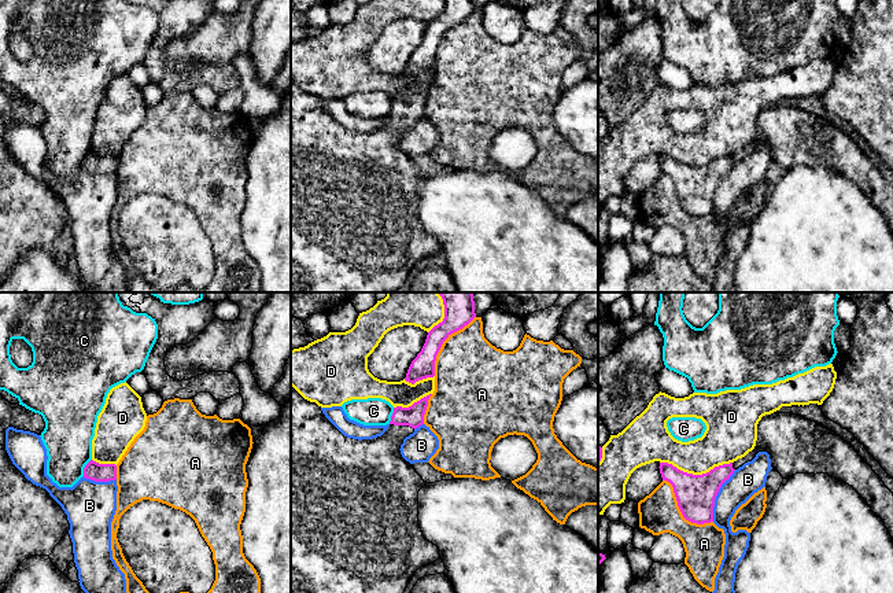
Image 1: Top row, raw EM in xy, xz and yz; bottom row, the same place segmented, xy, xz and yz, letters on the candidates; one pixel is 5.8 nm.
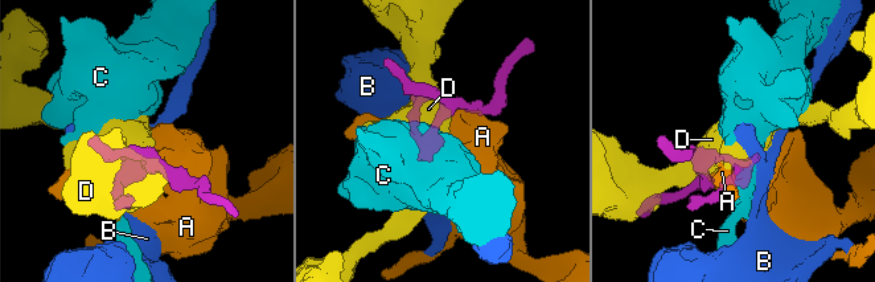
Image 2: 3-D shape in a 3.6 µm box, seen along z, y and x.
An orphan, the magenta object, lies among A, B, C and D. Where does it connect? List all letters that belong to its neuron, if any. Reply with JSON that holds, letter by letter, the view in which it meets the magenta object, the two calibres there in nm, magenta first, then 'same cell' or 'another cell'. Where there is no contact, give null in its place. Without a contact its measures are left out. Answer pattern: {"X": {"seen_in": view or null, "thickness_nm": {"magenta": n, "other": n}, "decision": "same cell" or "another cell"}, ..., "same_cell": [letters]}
{"A": {"seen_in": "yz", "thickness_nm": {"magenta": 220, "other": 240}, "decision": "another cell"}, "B": {"seen_in": "yz", "thickness_nm": {"magenta": 220, "other": 180}, "decision": "another cell"}, "C": {"seen_in": "xy", "thickness_nm": {"magenta": 110, "other": 280}, "decision": "another cell"}, "D": {"seen_in": "yz", "thickness_nm": {"magenta": 220, "other": 260}, "decision": "another cell"}, "same_cell": []}

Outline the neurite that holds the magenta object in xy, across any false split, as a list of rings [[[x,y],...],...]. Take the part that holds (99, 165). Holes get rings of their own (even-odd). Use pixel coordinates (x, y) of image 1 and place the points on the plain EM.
[[[91,152],[84,161],[84,170],[95,174],[110,174],[117,172],[115,156],[99,156]]]

